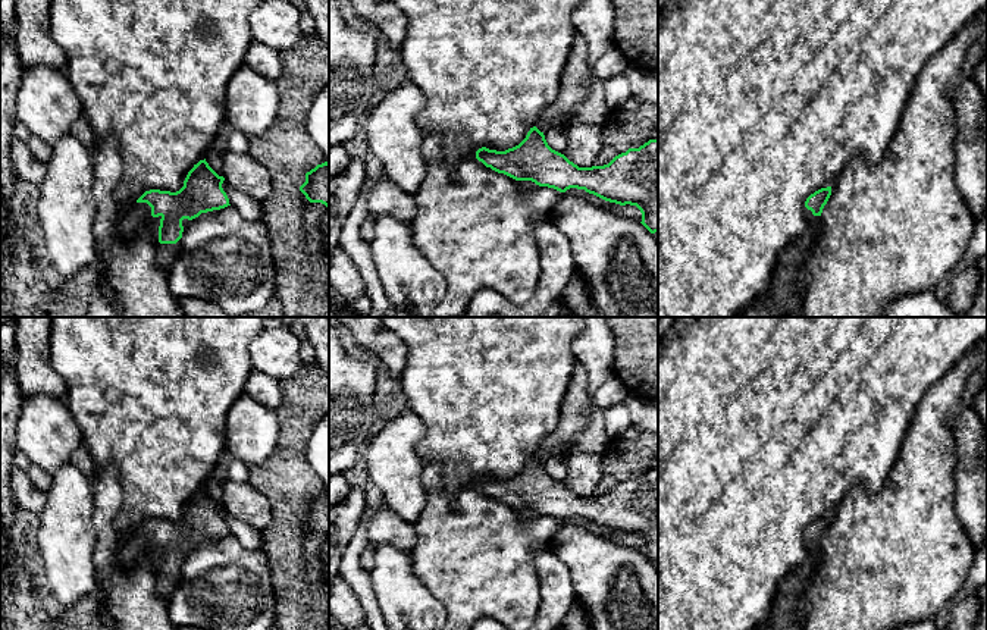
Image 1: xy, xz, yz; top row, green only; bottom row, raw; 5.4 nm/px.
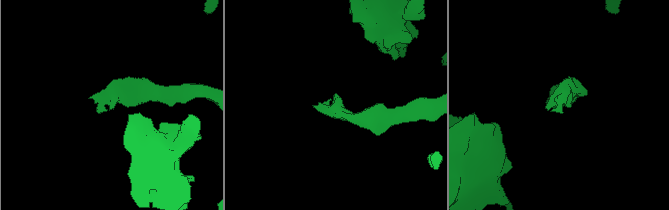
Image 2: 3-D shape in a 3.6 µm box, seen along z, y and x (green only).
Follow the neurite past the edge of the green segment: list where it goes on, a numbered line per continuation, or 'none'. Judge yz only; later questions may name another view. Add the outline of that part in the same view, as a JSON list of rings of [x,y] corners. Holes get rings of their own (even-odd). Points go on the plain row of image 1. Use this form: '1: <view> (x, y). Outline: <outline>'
1: yz (786, 610). Outline: [[[805,536],[805,548],[806,557],[802,564],[778,583],[768,617],[752,630],[803,630],[802,608],[815,577],[821,545],[814,545]]]

